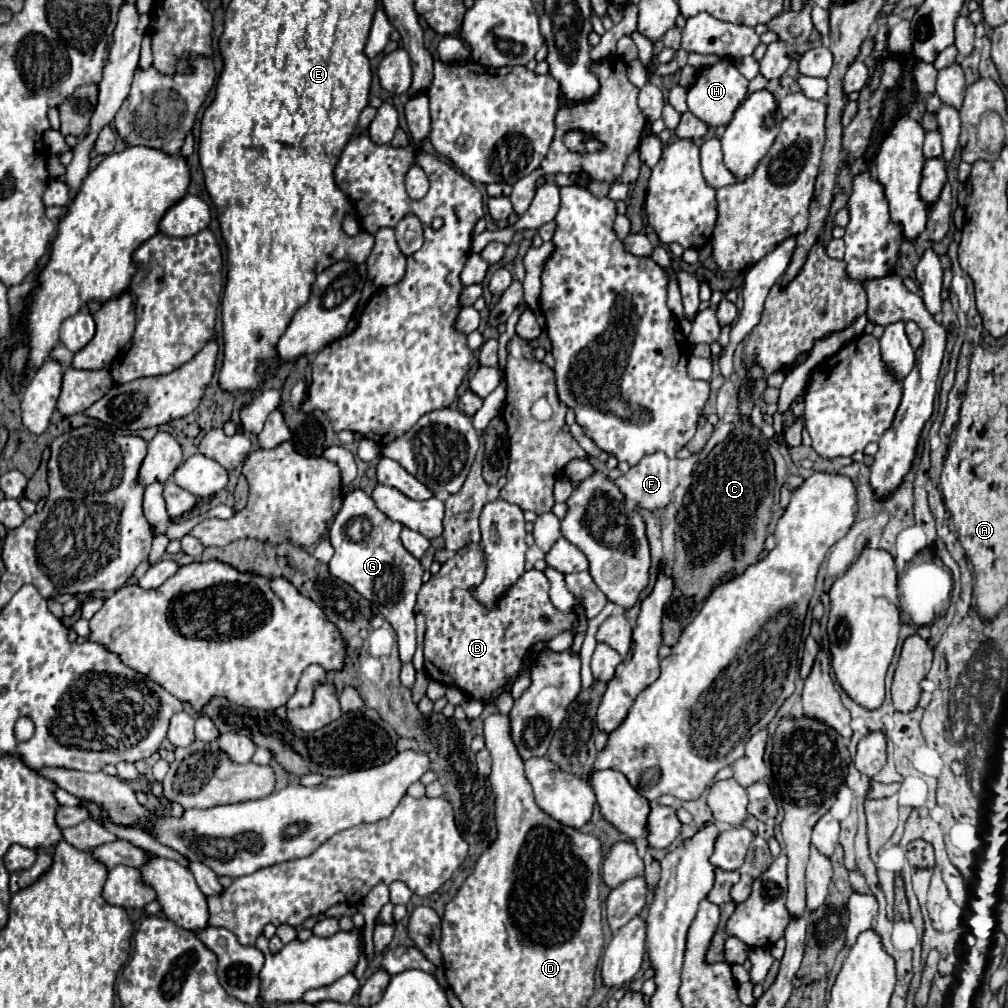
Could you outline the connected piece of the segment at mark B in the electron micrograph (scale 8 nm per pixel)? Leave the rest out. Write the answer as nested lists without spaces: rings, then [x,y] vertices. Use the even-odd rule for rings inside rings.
[[[462,547],[452,559],[442,563],[438,575],[430,577],[428,583],[422,585],[418,593],[418,603],[416,603],[416,613],[424,611],[426,615],[426,631],[424,635],[424,667],[426,673],[432,679],[438,679],[444,685],[452,685],[462,689],[466,695],[480,699],[484,703],[492,703],[494,697],[502,691],[508,689],[508,679],[510,675],[516,675],[524,653],[532,647],[536,641],[550,641],[564,629],[574,629],[576,627],[576,613],[560,613],[548,597],[550,583],[542,571],[526,571],[520,581],[506,593],[506,597],[500,601],[496,611],[488,611],[484,605],[480,605],[472,595],[470,587],[476,587],[484,581],[484,551],[478,547]],[[542,617],[548,617],[544,623]]]

